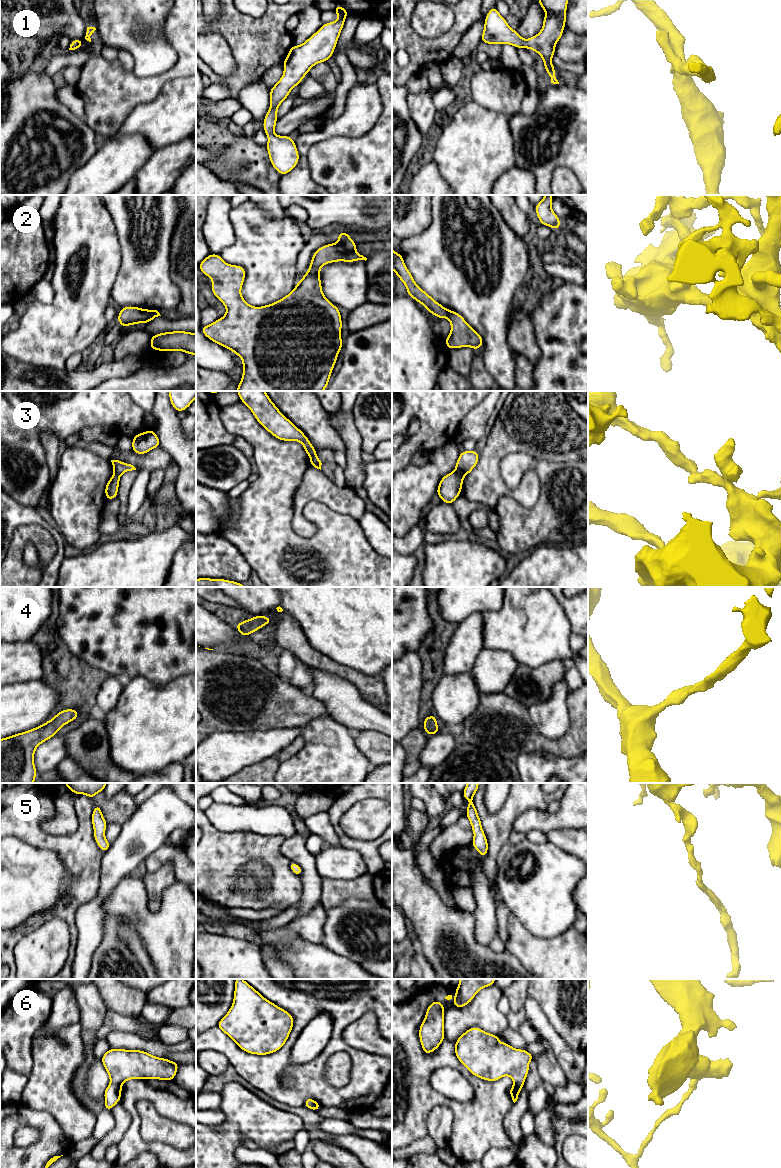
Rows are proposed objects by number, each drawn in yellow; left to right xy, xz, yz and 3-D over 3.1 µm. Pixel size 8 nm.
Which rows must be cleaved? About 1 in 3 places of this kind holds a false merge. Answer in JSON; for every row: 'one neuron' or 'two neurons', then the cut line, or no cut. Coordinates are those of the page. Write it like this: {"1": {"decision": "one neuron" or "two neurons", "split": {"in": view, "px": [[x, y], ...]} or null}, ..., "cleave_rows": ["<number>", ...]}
{"1": {"decision": "one neuron", "split": null}, "2": {"decision": "two neurons", "split": {"in": "xz", "px": [[338, 243], [345, 249], [354, 251]]}}, "3": {"decision": "two neurons", "split": {"in": "yz", "px": [[454, 471], [462, 478]]}}, "4": {"decision": "one neuron", "split": null}, "5": {"decision": "one neuron", "split": null}, "6": {"decision": "one neuron", "split": null}, "cleave_rows": ["2", "3"]}

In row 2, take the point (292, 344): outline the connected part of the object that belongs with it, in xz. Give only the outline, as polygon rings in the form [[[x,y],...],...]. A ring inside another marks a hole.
[[[332,243],[324,245],[318,248],[314,253],[312,260],[310,262],[310,266],[308,268],[307,273],[297,281],[296,287],[285,297],[282,299],[271,303],[269,305],[264,305],[262,307],[255,307],[249,305],[241,295],[241,289],[244,283],[244,278],[246,275],[246,270],[239,265],[230,265],[227,264],[219,254],[209,254],[203,261],[198,264],[199,269],[202,273],[213,280],[210,285],[214,296],[220,300],[224,306],[226,307],[226,315],[224,317],[220,317],[215,322],[201,327],[201,332],[211,341],[231,350],[234,354],[240,356],[242,358],[243,365],[243,374],[241,378],[241,382],[238,384],[236,391],[324,391],[329,384],[330,375],[334,369],[335,363],[338,358],[338,354],[343,347],[343,341],[341,340],[341,330],[342,330],[342,319],[339,307],[334,306],[323,294],[321,279],[320,279],[320,269],[323,265],[332,263],[332,262],[356,262],[359,260],[367,260],[366,257],[357,253],[356,251],[347,251],[343,247],[340,246],[339,243]]]

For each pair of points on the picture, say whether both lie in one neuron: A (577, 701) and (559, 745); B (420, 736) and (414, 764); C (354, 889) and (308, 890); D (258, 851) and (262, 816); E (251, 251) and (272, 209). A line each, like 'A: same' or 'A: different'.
A: same
B: same
C: different
D: different
E: different

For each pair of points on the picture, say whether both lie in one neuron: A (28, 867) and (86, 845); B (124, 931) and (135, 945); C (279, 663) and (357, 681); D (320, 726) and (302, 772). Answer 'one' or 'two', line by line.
A: two
B: one
C: two
D: one

